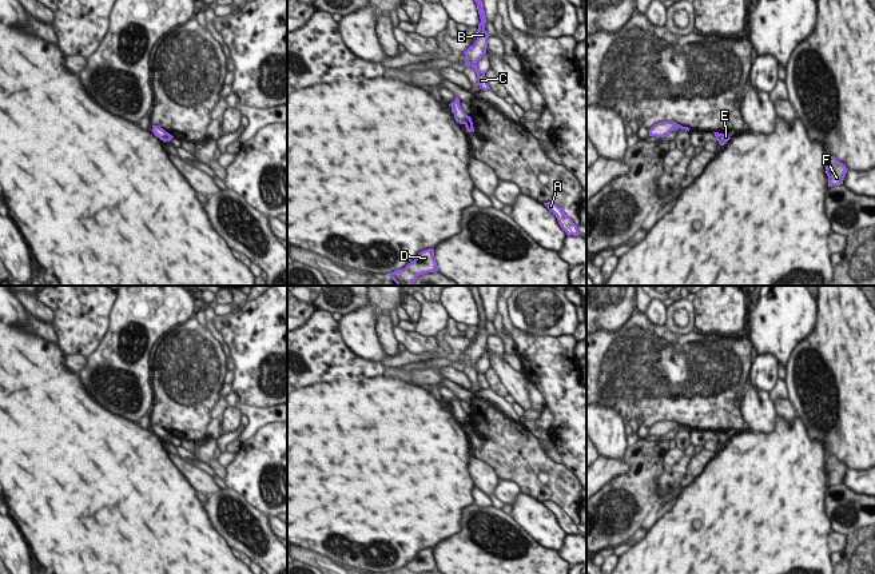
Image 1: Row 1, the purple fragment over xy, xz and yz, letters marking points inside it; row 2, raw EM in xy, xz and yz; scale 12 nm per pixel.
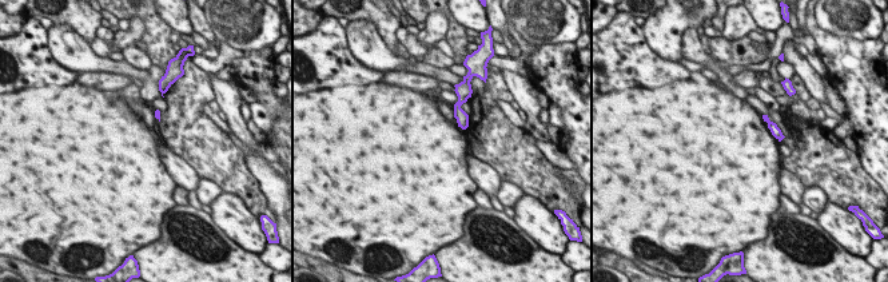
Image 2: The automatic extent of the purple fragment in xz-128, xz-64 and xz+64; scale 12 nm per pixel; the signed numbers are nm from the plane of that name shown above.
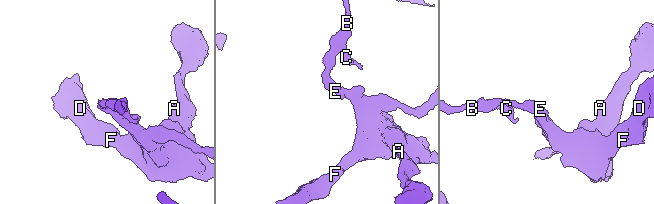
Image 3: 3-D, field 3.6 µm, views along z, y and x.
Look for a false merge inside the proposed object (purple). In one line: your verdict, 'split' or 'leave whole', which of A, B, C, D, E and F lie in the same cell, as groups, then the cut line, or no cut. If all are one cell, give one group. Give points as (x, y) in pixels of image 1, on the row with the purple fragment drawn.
split; groups A D E F / B C; cut xz (468, 116), (462, 123)

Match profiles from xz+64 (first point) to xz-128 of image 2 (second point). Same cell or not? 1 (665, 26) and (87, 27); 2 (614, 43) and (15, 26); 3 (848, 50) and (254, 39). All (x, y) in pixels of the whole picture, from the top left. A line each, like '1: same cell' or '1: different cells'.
1: different cells
2: different cells
3: different cells

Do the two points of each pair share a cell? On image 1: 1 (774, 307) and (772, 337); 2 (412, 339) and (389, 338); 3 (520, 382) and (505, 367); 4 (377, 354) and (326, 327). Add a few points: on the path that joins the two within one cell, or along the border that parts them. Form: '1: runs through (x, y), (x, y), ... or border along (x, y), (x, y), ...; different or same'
1: runs through (774, 314), (772, 330); same
2: border along (393, 327), (401, 342); different
3: runs through (516, 378), (509, 371); same
4: border along (338, 322), (343, 341), (364, 358); different

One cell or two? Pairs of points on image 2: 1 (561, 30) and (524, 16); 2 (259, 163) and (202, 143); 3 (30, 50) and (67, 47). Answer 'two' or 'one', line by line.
1: one
2: two
3: two

